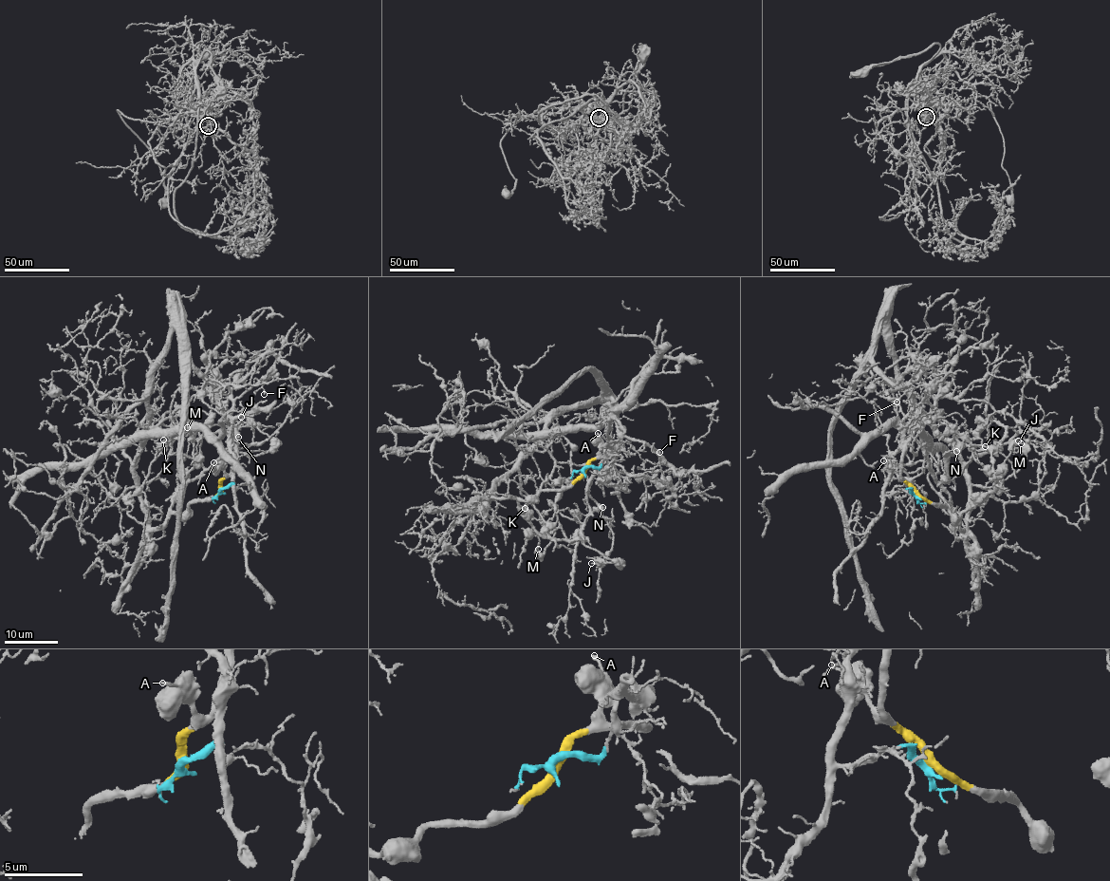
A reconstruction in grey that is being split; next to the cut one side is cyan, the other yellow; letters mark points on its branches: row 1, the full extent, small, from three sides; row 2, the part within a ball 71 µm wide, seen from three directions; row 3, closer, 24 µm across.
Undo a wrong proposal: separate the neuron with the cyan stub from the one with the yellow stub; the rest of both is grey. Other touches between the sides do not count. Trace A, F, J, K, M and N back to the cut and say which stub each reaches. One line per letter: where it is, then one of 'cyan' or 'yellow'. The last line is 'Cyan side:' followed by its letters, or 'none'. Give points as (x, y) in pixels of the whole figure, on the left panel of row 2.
A: place (213, 462); yellow
F: place (264, 394); yellow
J: place (241, 417); yellow
K: place (163, 440); yellow
M: place (187, 427); yellow
N: place (238, 437); yellow
Cyan side: none

